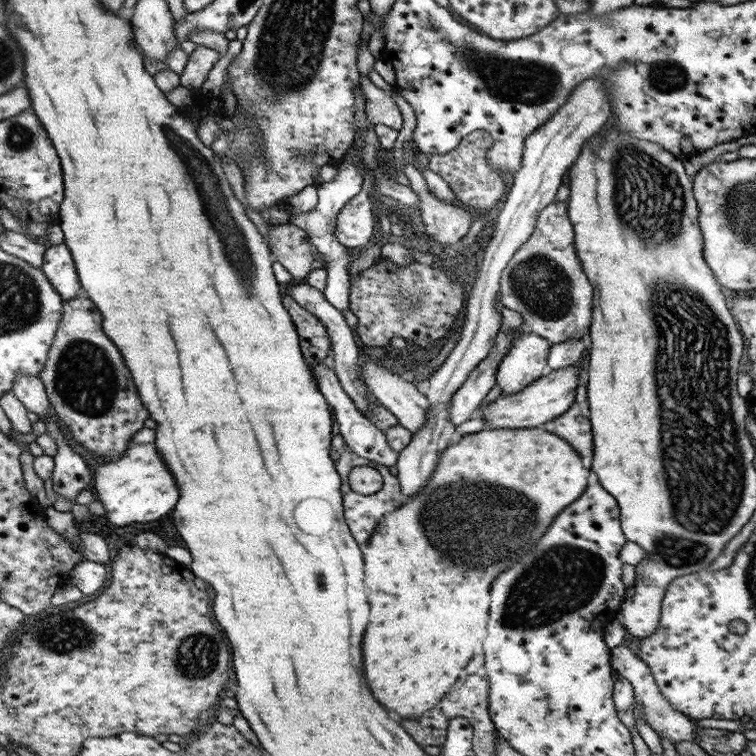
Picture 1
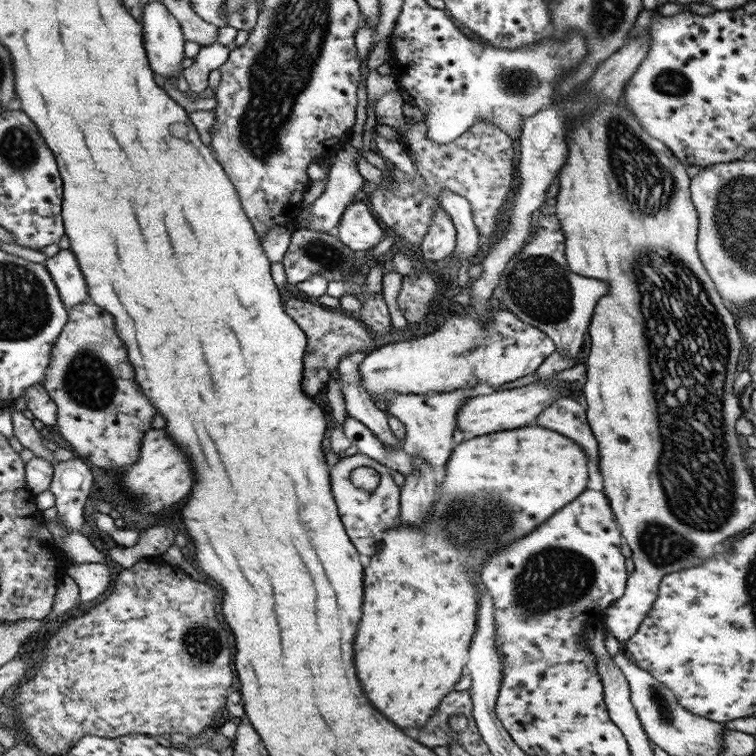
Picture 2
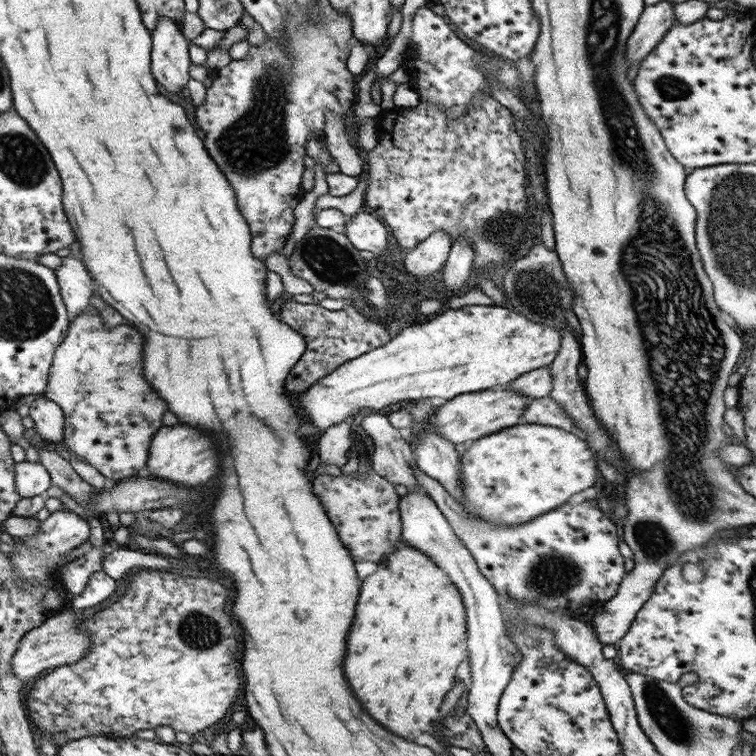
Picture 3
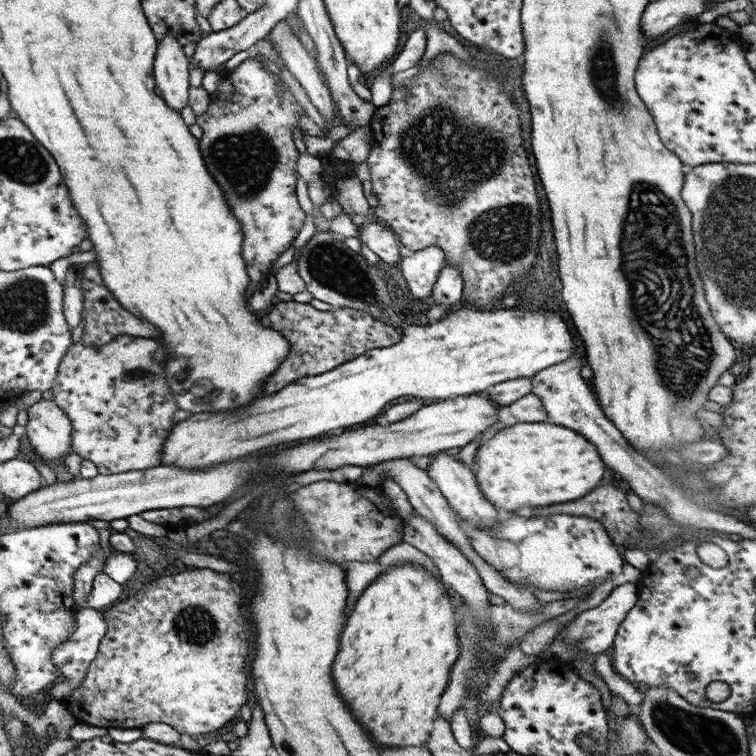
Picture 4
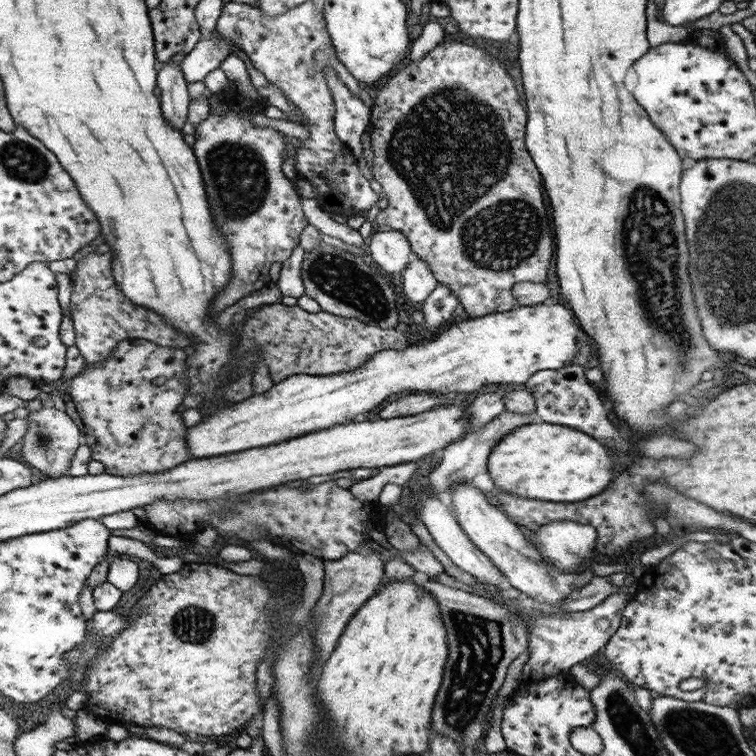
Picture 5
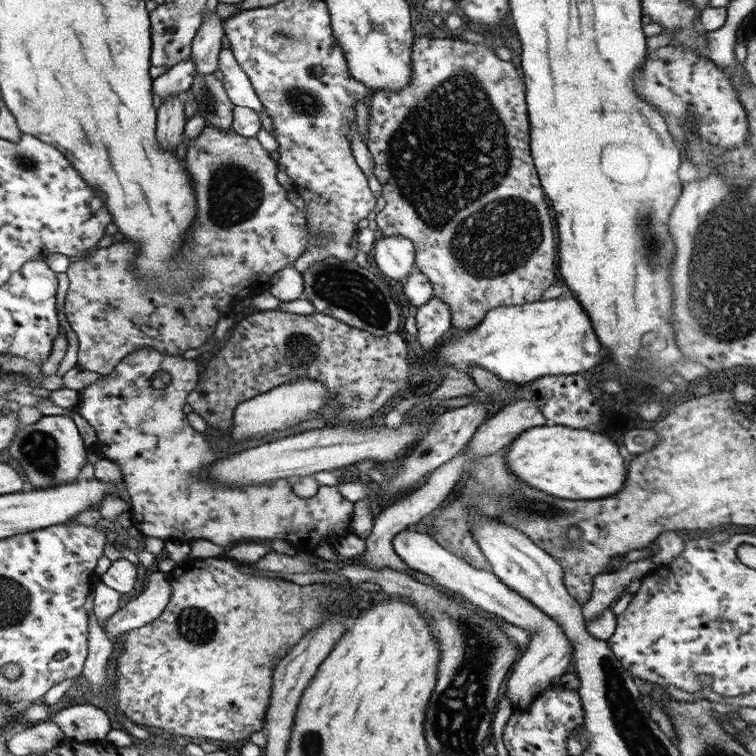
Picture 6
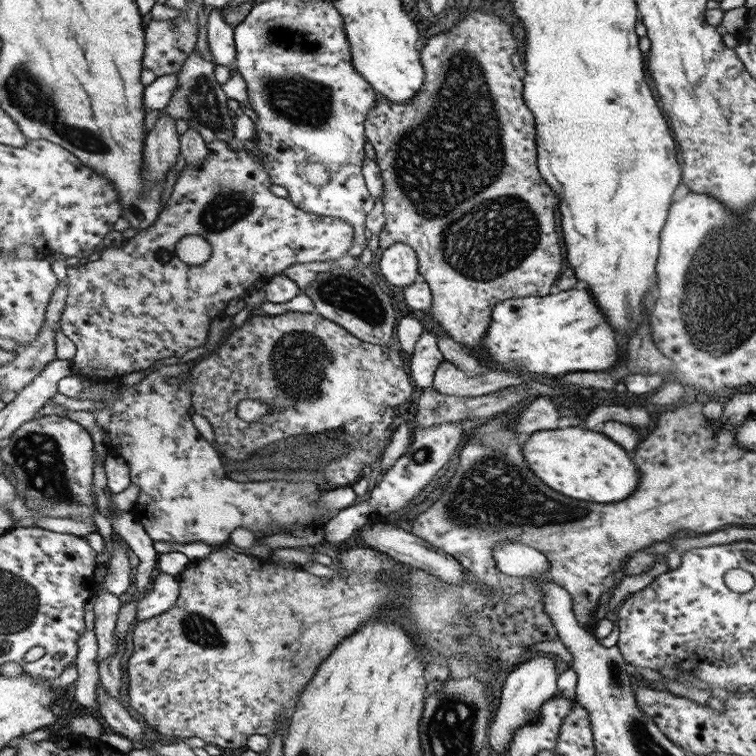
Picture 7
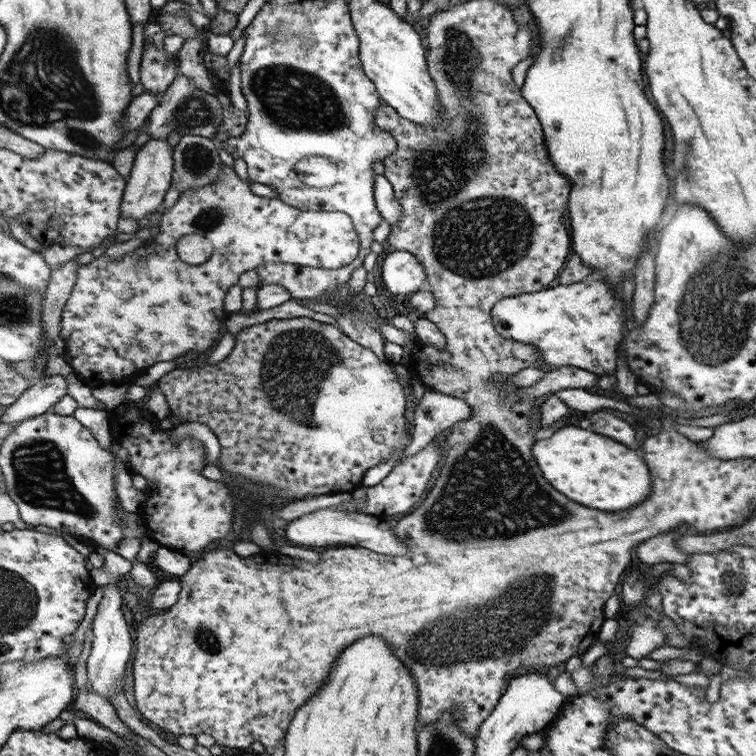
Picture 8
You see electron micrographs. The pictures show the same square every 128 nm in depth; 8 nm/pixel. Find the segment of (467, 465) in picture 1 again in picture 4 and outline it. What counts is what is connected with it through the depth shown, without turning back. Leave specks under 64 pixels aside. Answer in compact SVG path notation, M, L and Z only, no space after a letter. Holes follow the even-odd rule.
M521 422L499 430L478 447L475 477L484 498L499 512L570 502L588 494L604 476L604 462L594 444L557 424ZM402 564L386 568L351 608L331 674L340 696L356 714L356 720L366 726L378 744L422 746L428 740L440 697L446 691L451 668L460 654L453 596L450 589L426 568L420 568L418 564Z

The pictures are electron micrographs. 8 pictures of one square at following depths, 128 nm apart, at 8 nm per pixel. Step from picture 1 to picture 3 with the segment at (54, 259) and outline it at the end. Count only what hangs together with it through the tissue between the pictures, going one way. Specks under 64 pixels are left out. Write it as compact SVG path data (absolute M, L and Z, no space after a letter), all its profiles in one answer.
M68 255L55 272L61 283L62 296L65 297L69 315L76 318L81 312L90 309L94 284L81 259Z

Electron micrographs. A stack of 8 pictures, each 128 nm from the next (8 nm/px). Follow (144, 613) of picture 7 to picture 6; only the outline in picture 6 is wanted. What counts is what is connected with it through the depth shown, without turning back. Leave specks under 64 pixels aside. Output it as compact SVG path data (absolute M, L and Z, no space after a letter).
M162 570L154 572L144 592L113 614L104 629L111 641L124 632L142 628L160 617L172 596L169 576Z

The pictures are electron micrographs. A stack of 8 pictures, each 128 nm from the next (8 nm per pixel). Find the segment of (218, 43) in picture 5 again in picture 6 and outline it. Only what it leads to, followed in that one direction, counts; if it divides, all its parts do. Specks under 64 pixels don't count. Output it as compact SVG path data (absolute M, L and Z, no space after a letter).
M190 57L171 66L165 74L154 80L154 94L162 101L170 96L185 94L194 83L196 70L195 62Z

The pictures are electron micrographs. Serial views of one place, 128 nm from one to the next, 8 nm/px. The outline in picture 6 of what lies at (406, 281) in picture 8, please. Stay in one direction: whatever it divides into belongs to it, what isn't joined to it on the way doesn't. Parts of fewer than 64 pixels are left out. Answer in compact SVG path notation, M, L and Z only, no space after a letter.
M394 235L389 237L383 237L380 240L375 241L373 244L374 250L374 262L376 266L381 270L382 274L386 277L389 276L394 280L401 280L404 282L407 276L415 272L415 246L413 242L402 235Z

